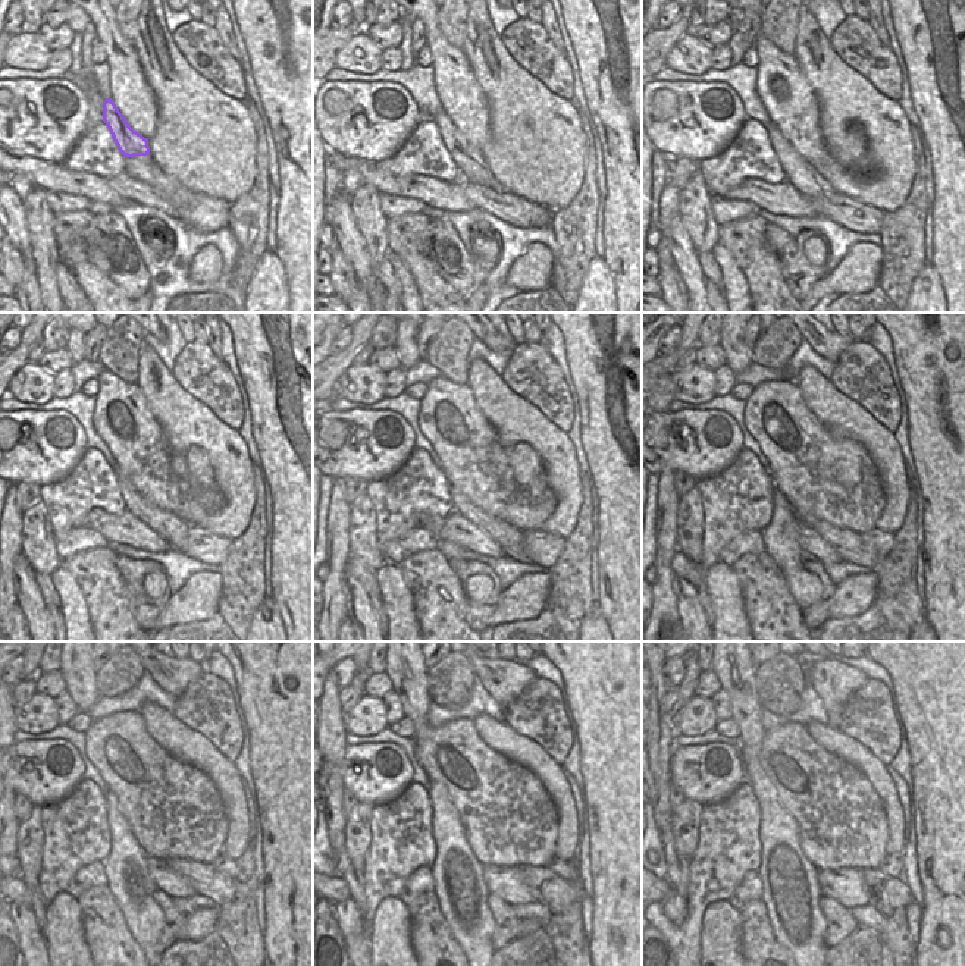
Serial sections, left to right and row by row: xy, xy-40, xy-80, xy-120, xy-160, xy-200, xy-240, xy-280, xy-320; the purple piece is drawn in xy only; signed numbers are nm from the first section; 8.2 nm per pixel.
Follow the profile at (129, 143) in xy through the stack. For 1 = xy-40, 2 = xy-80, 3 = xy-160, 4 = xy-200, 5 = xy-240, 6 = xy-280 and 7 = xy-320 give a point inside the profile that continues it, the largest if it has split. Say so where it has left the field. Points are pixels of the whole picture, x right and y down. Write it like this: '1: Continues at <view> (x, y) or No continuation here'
1: Continues at xy-40 (469, 160)
2: Continues at xy-80 (810, 182)
3: Continues at xy-160 (511, 540)
4: Continues at xy-200 (849, 545)
5: Continues at xy-240 (206, 881)
6: Continues at xy-280 (548, 888)
7: Continues at xy-320 (887, 894)

